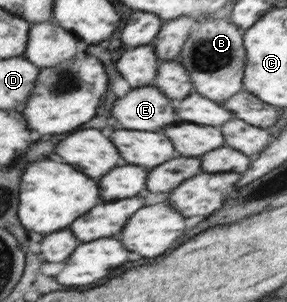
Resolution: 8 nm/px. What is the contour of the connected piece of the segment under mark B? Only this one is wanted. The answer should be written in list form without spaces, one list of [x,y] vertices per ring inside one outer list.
[[[225,19],[198,20],[197,27],[188,33],[189,39],[181,50],[180,57],[183,66],[194,83],[195,91],[209,100],[223,102],[233,99],[243,87],[243,69],[245,65],[244,31]]]

